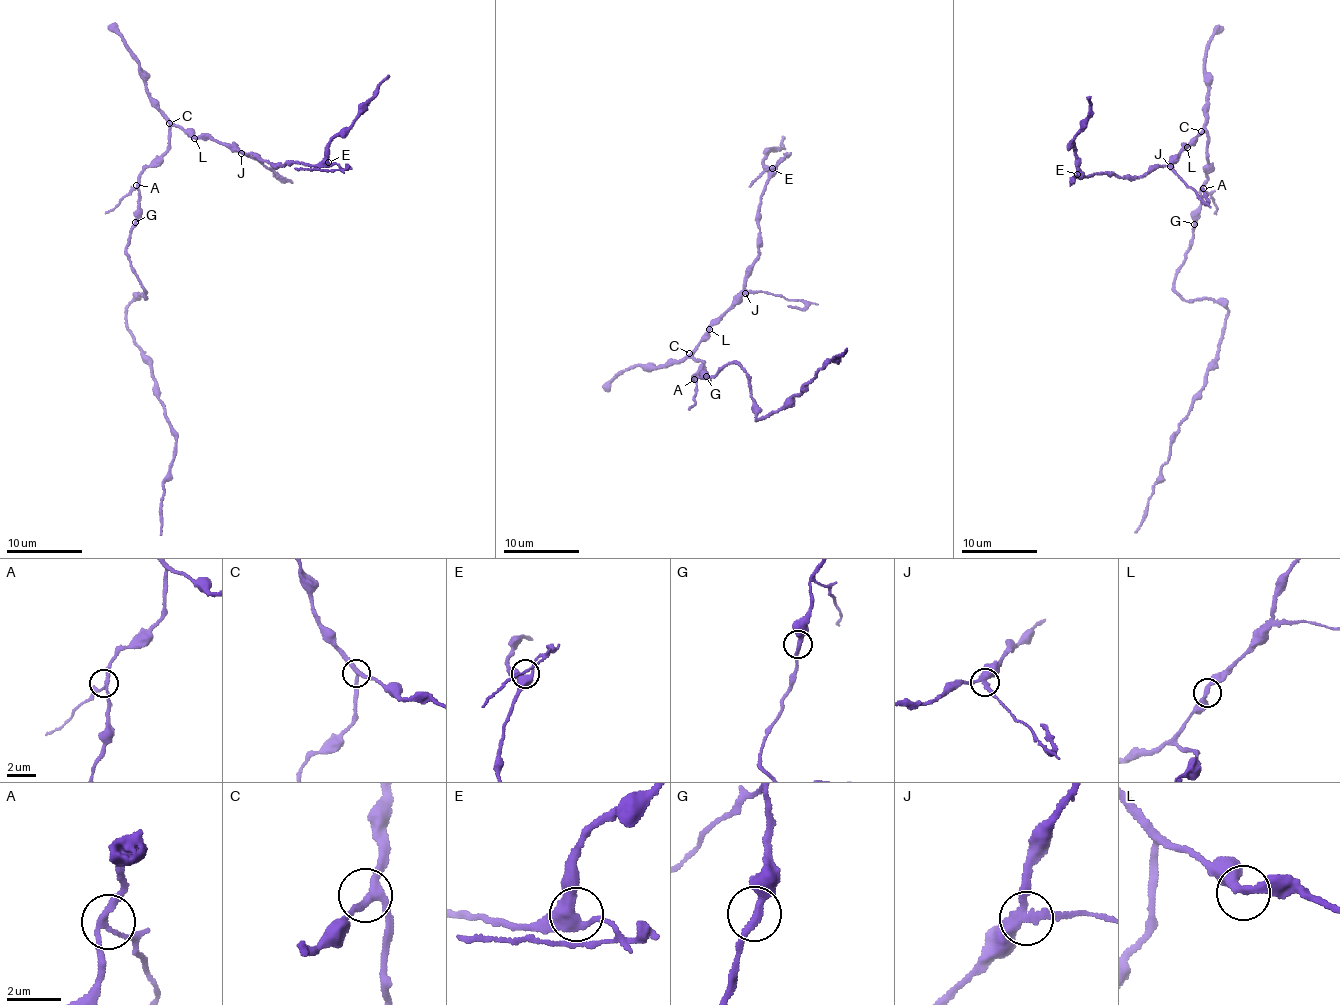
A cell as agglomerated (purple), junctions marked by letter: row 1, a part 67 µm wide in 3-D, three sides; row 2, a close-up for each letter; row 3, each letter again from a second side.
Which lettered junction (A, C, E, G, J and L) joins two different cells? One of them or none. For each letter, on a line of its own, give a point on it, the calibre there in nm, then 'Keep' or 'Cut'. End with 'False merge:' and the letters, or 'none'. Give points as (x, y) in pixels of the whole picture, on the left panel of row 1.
A: Place: (136, 185). Thickness 190 nm. Keep
C: Place: (169, 123). Thickness 280 nm. Keep
E: Place: (328, 162). Thickness 420 nm. Keep
G: Place: (135, 222). Thickness 280 nm. Keep
J: Place: (241, 153). Thickness 280 nm. Cut
L: Place: (194, 138). Thickness 300 nm. Keep
False merge: J

